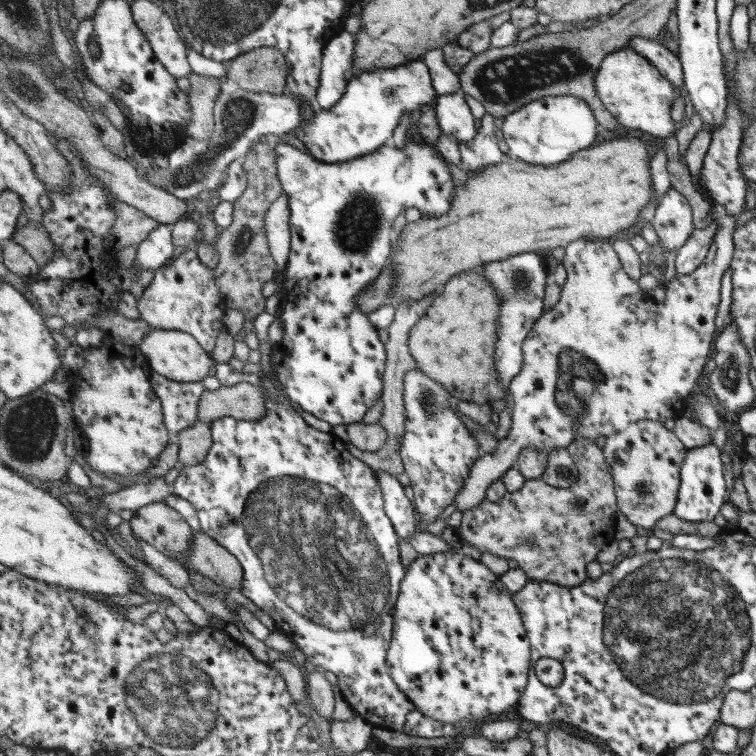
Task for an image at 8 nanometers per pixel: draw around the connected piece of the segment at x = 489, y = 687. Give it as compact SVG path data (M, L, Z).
M455 549L435 554L421 555L413 559L406 568L404 580L401 581L400 596L396 604L396 624L393 627L393 642L389 647L388 666L391 670L392 679L397 687L407 695L413 705L424 715L441 725L450 725L460 730L463 723L475 722L475 720L491 720L509 714L518 706L521 697L525 695L529 685L529 676L532 674L532 640L528 637L525 629L524 618L517 603L513 601L513 592L507 588L502 577L495 574L488 566L479 559L463 556Z

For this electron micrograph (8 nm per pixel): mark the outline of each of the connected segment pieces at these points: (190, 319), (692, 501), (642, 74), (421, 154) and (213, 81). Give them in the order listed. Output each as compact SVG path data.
M188 250L179 253L169 267L159 268L153 274L153 279L148 287L144 288L141 298L138 301L140 318L147 320L153 329L160 330L181 330L191 334L210 353L215 350L220 335L225 331L223 324L223 298L219 294L215 270L207 267L200 260L197 250Z
M712 442L705 446L687 449L687 454L679 466L679 488L672 514L675 518L687 522L712 521L714 516L723 512L726 500L721 455Z
M629 46L609 52L603 57L593 76L595 94L619 123L621 130L630 128L647 132L651 136L662 137L675 134L679 124L671 120L671 104L675 102L675 89L661 73L640 54L635 54Z
M408 140L405 142L405 148L401 150L399 146L383 145L369 154L354 158L351 162L339 163L325 163L313 156L311 153L303 152L295 146L289 144L277 144L277 170L281 177L281 186L283 193L289 196L289 205L291 210L290 230L292 231L292 244L289 263L285 270L285 277L283 278L283 290L281 290L281 302L283 312L280 318L283 324L284 334L282 340L272 347L272 365L276 376L281 380L283 388L287 390L287 394L292 401L296 402L303 411L309 412L313 416L327 421L331 426L337 424L350 425L361 422L363 416L379 402L379 398L384 393L384 372L388 365L388 349L386 344L379 340L377 328L369 322L367 314L360 308L361 293L373 285L373 281L380 278L381 270L385 268L385 264L390 260L393 254L392 242L394 240L393 220L401 213L405 213L413 206L421 210L423 214L447 214L449 206L451 206L452 198L456 197L457 186L453 182L451 171L446 166L445 158L441 155L439 150L435 148L435 144L427 144L420 140L418 143Z
M192 72L189 76L192 84L190 105L192 106L192 122L188 124L187 136L196 139L209 139L215 130L214 108L221 92L221 86L227 82L225 78L206 77Z

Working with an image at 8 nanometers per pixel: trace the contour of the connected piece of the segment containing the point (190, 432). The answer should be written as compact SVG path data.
M197 421L195 425L179 431L178 466L197 465L202 463L213 446L213 435L210 422Z

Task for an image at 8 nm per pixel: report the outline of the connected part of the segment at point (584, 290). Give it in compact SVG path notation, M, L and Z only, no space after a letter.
M709 199L709 204L711 217L718 228L703 263L691 274L678 276L666 283L664 299L659 303L645 296L635 308L635 294L639 292L643 296L643 292L621 270L620 260L617 260L619 256L615 256L616 252L605 244L605 240L580 239L565 248L561 264L568 273L568 281L563 286L557 306L545 312L528 335L524 343L524 368L510 386L513 413L509 433L501 439L493 454L483 454L473 466L471 477L455 502L462 513L488 498L489 486L500 481L509 468L516 467L525 448L567 449L581 437L593 440L599 434L606 437L638 420L663 423L683 415L695 380L711 356L711 340L717 333L714 320L721 276L730 266L734 249L734 217L726 216L724 209L713 199Z

